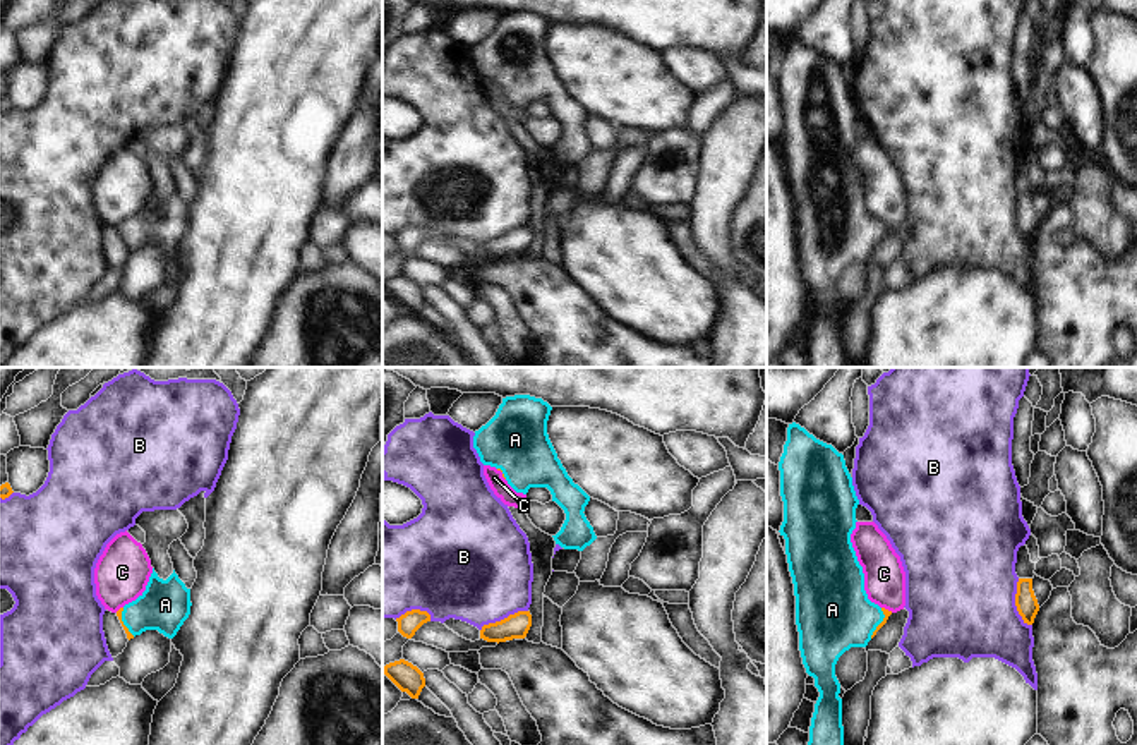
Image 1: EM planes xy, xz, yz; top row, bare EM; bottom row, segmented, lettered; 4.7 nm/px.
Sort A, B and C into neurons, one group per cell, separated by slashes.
A / B / C

